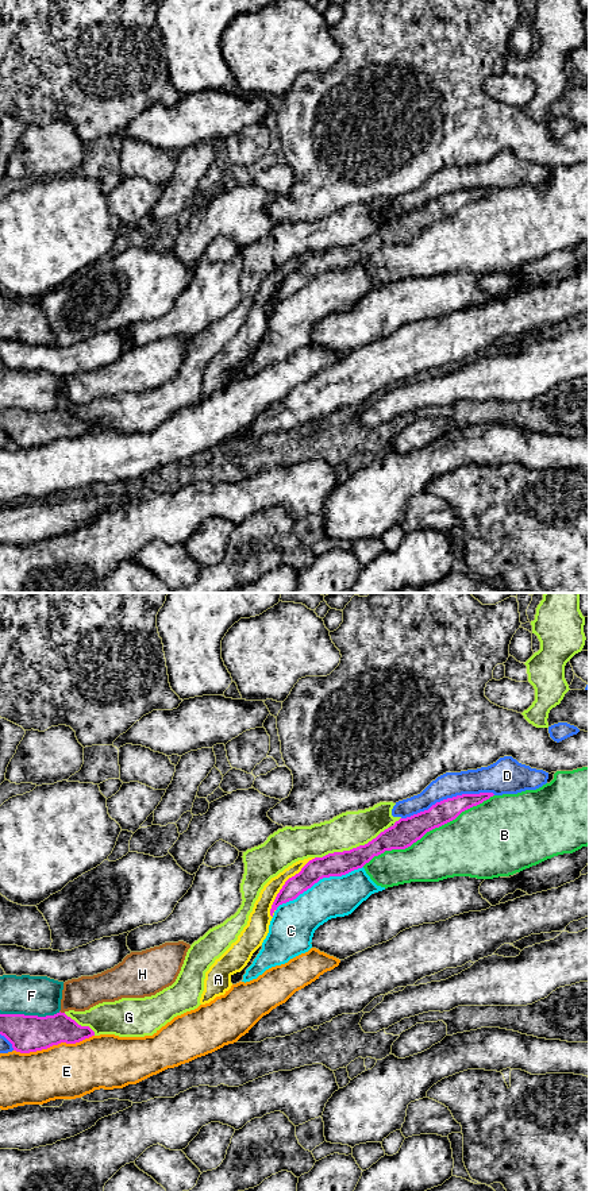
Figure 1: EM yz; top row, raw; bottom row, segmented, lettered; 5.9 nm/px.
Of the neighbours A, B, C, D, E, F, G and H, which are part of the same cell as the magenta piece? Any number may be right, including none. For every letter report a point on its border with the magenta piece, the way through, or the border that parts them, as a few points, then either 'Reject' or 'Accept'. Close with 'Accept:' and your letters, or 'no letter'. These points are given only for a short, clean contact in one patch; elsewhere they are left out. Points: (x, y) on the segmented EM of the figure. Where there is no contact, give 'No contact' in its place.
A: Touches magenta at yz (284, 885). Reject
B: Touches magenta at yz (427, 831). Reject
C: Touches magenta at yz (316, 882). Reject
D: Touches magenta at yz (447, 798). Reject
E: Touches magenta at yz (53, 1044). Reject
F: Touches magenta at yz (30, 1016). Reject
G: Touches magenta at yz (353, 848). Reject
H: Touches magenta at yz (62, 1013). Reject
Accept: no letter

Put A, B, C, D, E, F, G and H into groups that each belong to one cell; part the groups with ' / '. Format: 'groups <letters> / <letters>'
groups A / B / C / D / E / F / G / H

